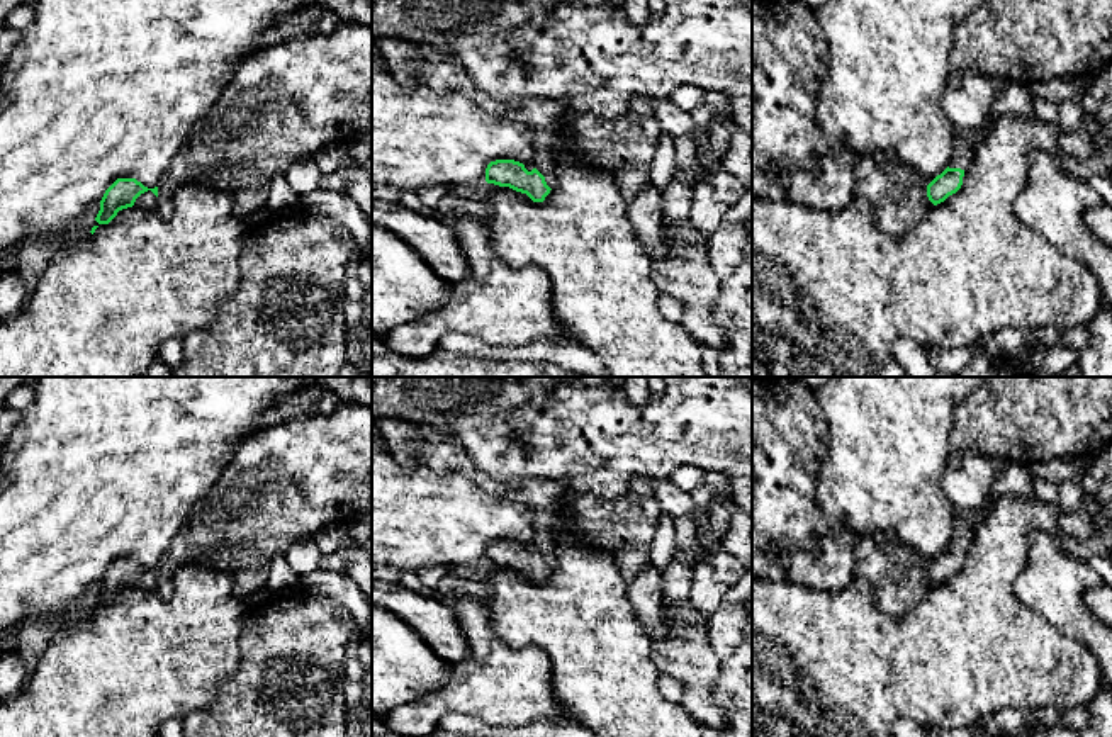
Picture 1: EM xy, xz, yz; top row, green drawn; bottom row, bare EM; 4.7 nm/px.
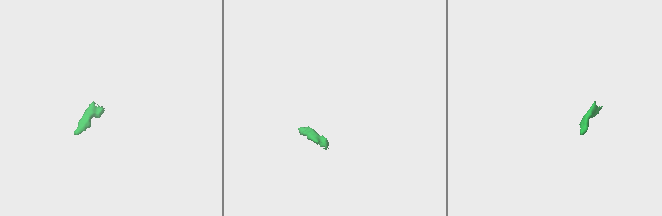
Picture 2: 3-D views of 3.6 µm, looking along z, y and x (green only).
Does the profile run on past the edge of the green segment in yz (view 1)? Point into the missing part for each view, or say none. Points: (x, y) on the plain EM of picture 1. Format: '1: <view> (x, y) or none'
1: yz (965, 525)

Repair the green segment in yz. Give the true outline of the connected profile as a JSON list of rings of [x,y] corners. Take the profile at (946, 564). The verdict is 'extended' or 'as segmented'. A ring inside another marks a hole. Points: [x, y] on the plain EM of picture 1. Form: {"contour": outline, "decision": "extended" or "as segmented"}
{"contour": [[[974,513],[956,516],[947,549],[927,565],[927,577],[934,586],[944,582],[961,569],[964,552],[971,545],[978,521]]], "decision": "extended"}

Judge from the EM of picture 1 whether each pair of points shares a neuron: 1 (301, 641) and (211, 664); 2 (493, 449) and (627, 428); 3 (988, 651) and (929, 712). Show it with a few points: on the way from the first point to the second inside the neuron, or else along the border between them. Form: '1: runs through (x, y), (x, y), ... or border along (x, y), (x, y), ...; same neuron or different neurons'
1: border along (245, 618), (238, 639), (238, 669), (216, 691); different neurons
2: runs through (522, 423), (535, 427), (593, 427); same neuron
3: runs through (973, 666), (943, 697); same neuron

